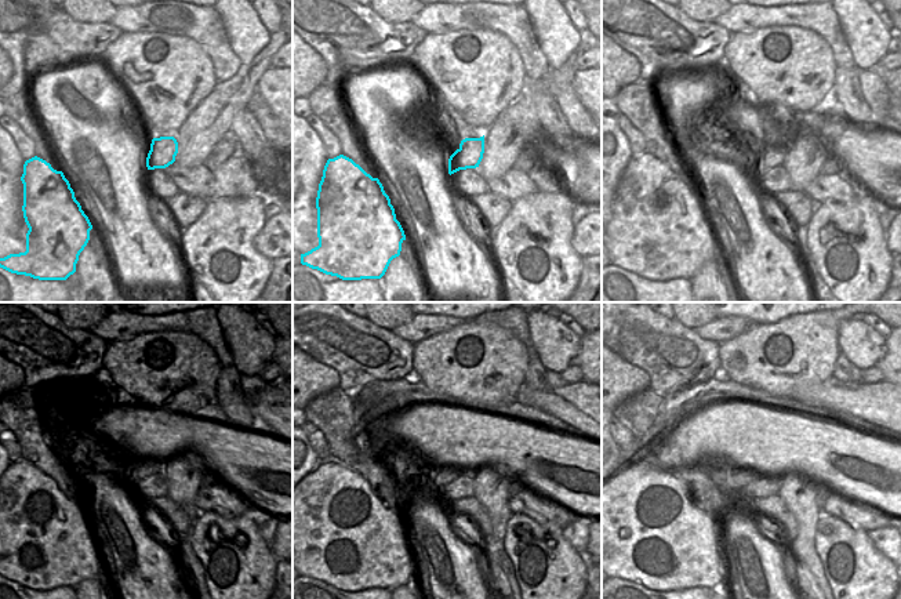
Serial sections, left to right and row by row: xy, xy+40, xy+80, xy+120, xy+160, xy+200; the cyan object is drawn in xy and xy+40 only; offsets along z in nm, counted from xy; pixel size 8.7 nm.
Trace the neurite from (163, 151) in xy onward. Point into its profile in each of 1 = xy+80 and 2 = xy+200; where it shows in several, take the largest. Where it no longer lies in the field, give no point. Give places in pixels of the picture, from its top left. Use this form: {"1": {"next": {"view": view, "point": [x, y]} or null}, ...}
{"1": {"next": {"view": "xy+80", "point": [769, 159]}}, "2": {"next": {"view": "xy+200", "point": [737, 479]}}}

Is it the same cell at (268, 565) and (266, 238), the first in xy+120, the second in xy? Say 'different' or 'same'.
different

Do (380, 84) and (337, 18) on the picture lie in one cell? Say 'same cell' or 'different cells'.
different cells

